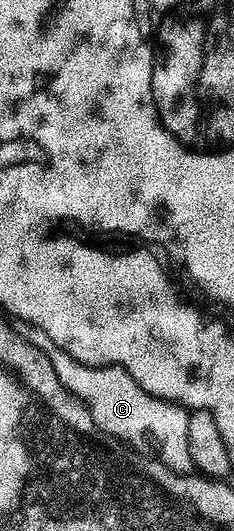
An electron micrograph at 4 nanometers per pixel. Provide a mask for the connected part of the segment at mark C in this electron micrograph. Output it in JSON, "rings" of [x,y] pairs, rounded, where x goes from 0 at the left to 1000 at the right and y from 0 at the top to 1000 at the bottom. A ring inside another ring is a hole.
{"rings":[[[98,612],[85,627],[141,652],[171,655],[188,670],[205,670],[256,723],[274,723],[291,738],[321,742],[359,759],[393,791],[410,791],[419,808],[761,893],[808,893],[829,885],[821,851],[803,851],[808,782],[756,757],[722,757],[615,738],[615,731],[598,731],[598,723],[581,723],[581,716],[564,716],[564,708],[547,708],[547,701],[513,689],[342,685],[291,670],[274,655],[239,655],[239,648],[222,648],[222,640],[205,640],[171,618]]]}

